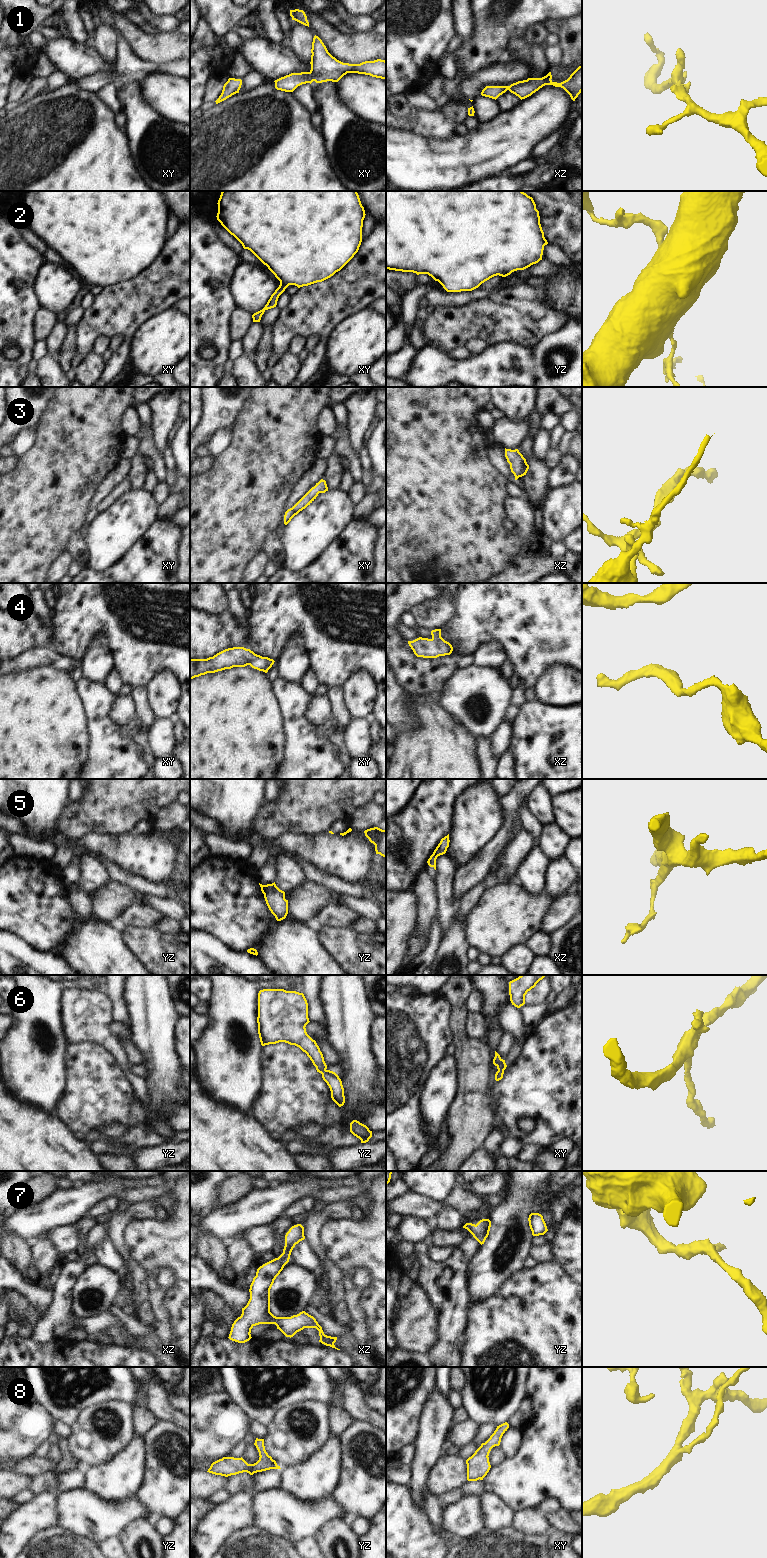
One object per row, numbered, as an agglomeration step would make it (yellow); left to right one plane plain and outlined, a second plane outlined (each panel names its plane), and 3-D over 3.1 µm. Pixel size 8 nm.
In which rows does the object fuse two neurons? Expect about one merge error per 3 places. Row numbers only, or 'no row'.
5

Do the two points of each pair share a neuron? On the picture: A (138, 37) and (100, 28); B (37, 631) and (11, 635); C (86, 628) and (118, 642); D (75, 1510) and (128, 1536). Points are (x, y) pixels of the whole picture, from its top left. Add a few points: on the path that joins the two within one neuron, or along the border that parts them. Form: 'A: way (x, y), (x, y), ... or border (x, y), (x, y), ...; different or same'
A: border (113, 26), (119, 34); different
B: way (31, 632), (17, 633); same
C: way (96, 619), (104, 619), (117, 632); same
D: border (141, 1519), (133, 1519), (121, 1531), (118, 1537); different

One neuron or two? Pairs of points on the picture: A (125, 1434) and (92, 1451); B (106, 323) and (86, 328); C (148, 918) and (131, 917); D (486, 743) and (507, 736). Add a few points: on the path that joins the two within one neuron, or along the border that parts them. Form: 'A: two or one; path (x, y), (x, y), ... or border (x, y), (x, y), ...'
A: one; path (117, 1438), (111, 1442), (100, 1443)
B: one; path (101, 323), (94, 323), (91, 326)
C: one; path (144, 917), (135, 917)
D: two; border (490, 737), (493, 743), (493, 750), (499, 758)

